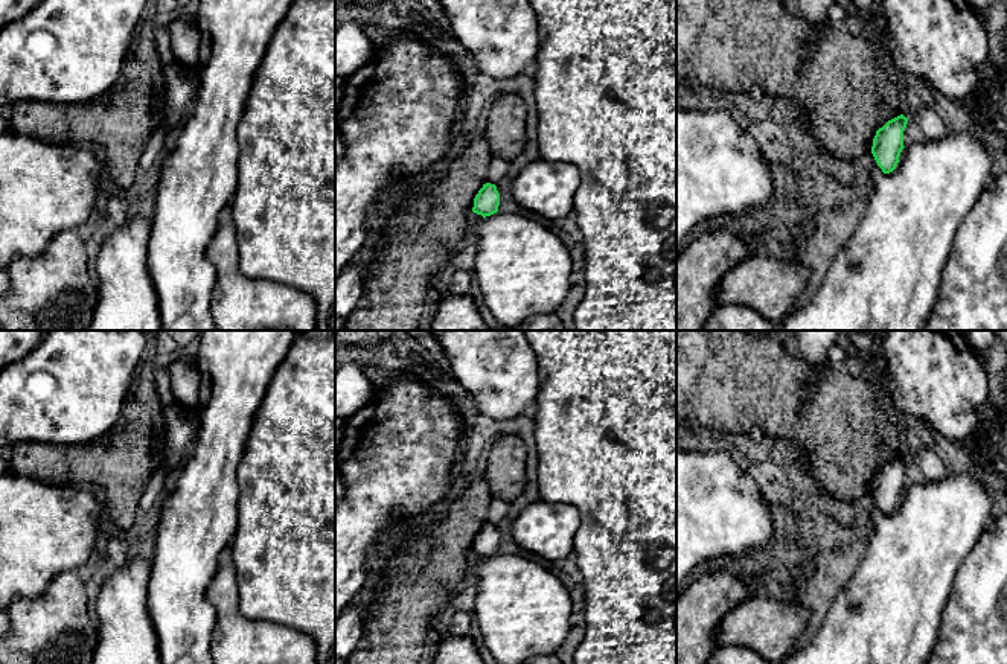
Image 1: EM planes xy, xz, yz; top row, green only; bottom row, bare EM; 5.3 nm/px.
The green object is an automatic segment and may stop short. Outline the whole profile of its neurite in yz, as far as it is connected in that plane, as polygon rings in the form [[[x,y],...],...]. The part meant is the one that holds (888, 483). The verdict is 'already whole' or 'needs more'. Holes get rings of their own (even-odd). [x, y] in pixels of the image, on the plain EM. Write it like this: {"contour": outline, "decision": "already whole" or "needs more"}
{"contour": [[[900,455],[876,472],[871,495],[884,515],[893,513],[899,504],[906,464],[908,460]]], "decision": "already whole"}

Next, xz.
{"contour": [[[486,524],[474,539],[472,553],[483,559],[498,553],[500,535],[495,525]]], "decision": "already whole"}

